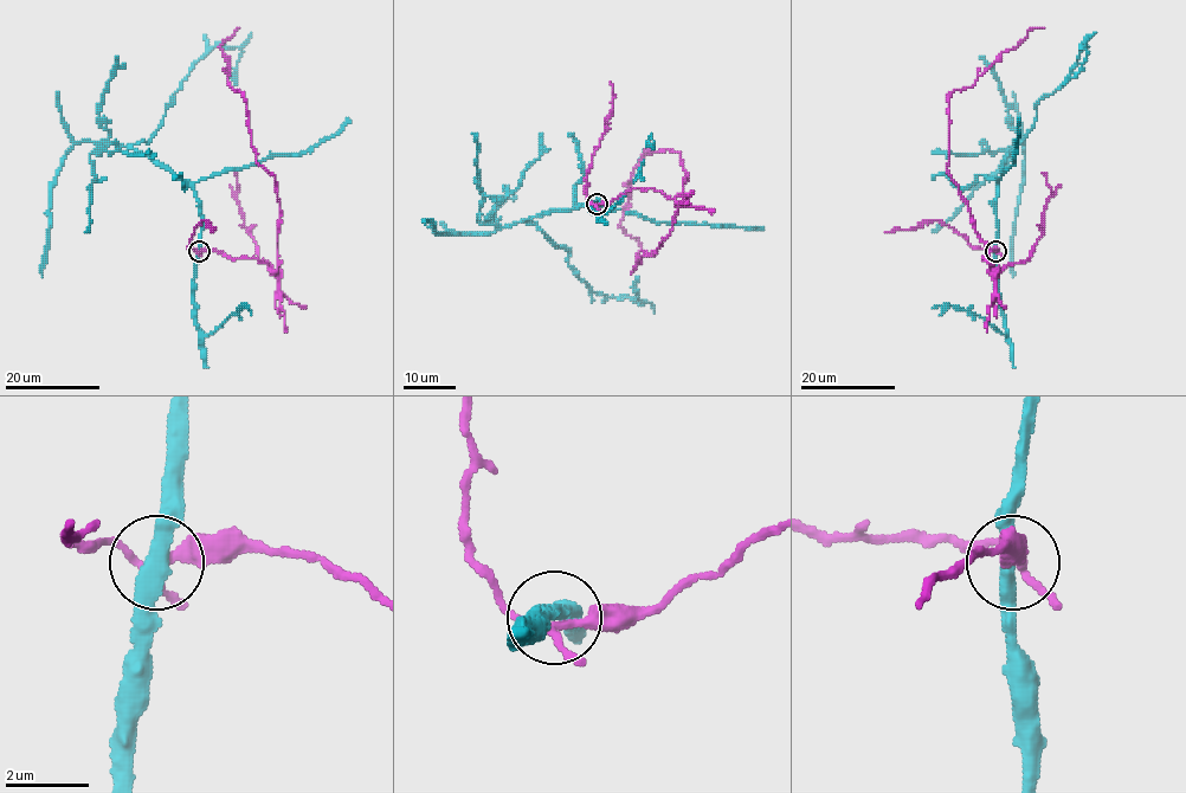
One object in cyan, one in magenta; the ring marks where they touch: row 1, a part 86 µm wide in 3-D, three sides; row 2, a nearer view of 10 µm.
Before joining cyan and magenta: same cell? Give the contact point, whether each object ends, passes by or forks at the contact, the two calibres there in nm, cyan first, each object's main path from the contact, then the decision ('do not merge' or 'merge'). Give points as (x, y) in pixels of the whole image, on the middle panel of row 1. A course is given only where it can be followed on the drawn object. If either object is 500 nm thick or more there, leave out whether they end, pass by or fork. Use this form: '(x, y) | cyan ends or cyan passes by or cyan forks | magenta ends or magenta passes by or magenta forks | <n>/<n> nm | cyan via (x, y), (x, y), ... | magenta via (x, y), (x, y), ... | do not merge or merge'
(597, 204) | cyan passes by | magenta forks | 400/180 nm | cyan via (597, 202), (554, 208), (524, 221), (566, 250), (568, 264), (594, 292), (644, 302), (633, 287), (638, 277) | magenta via (597, 205), (632, 188), (683, 197), (678, 150), (646, 149), (630, 176), (619, 224), (640, 244), (638, 255) | do not merge

